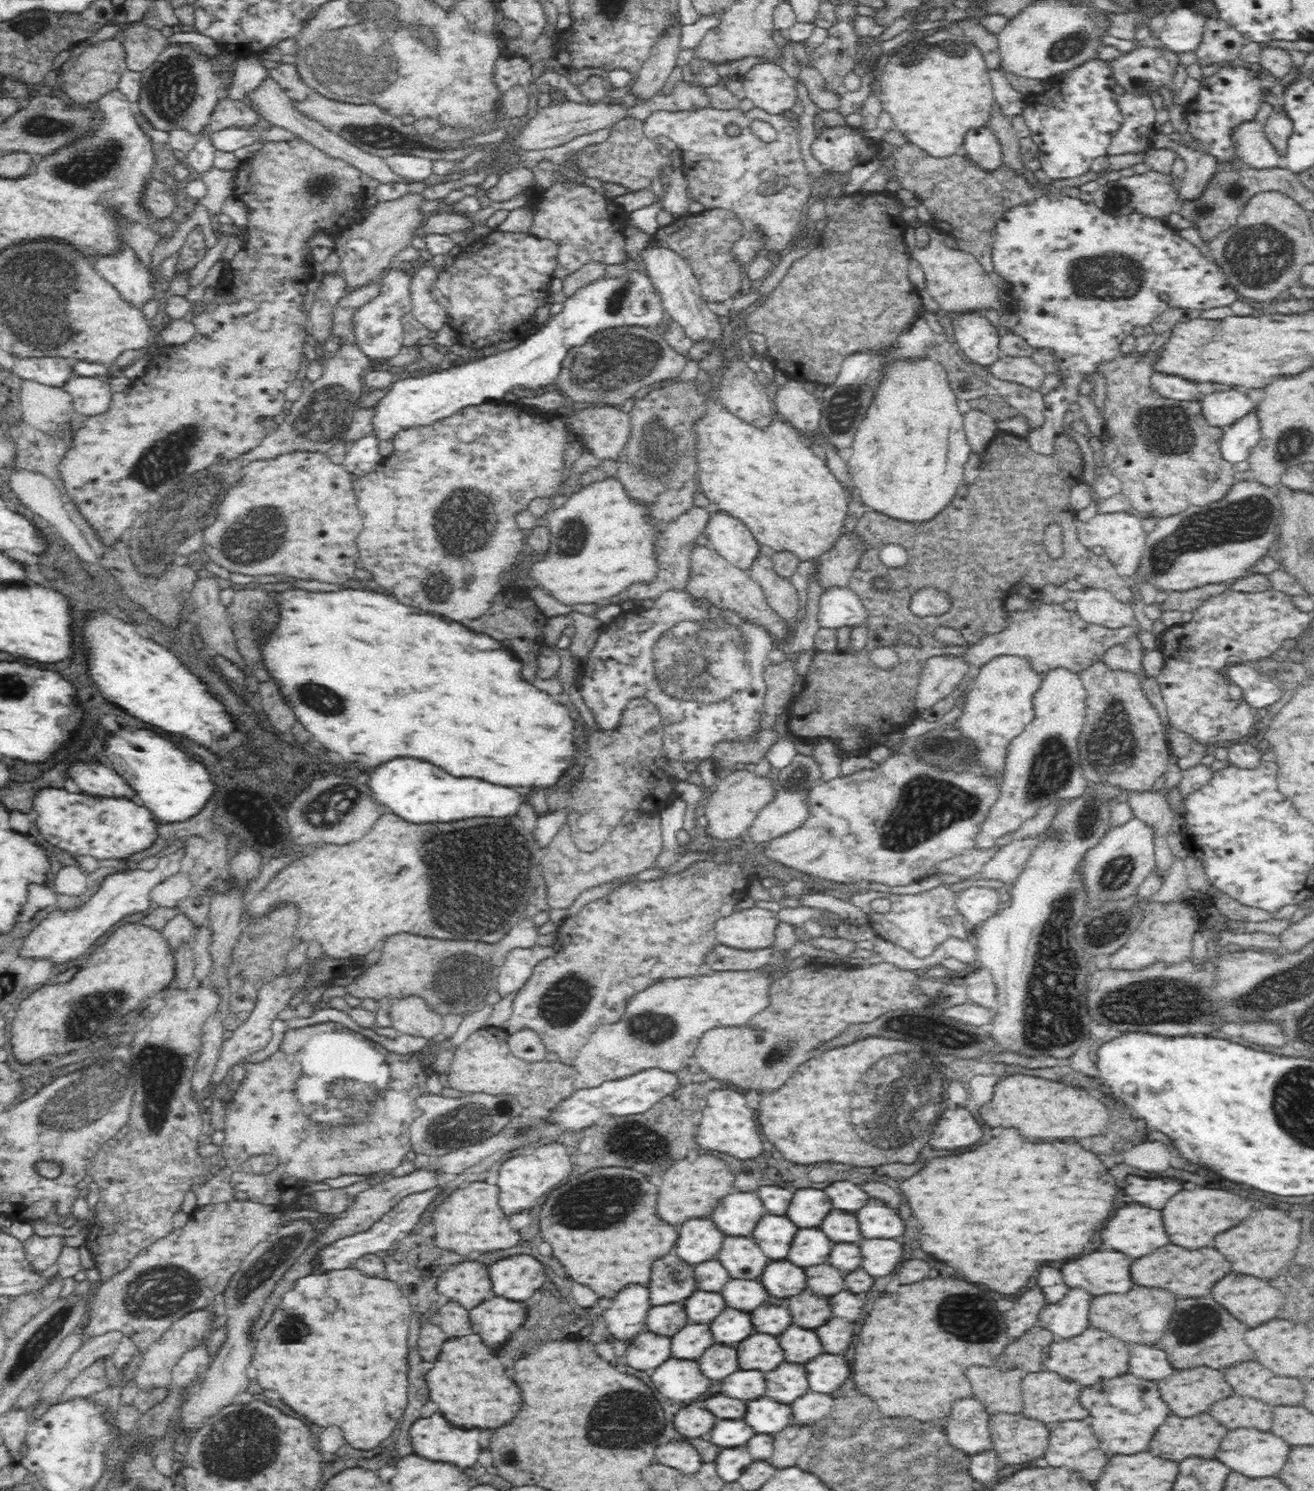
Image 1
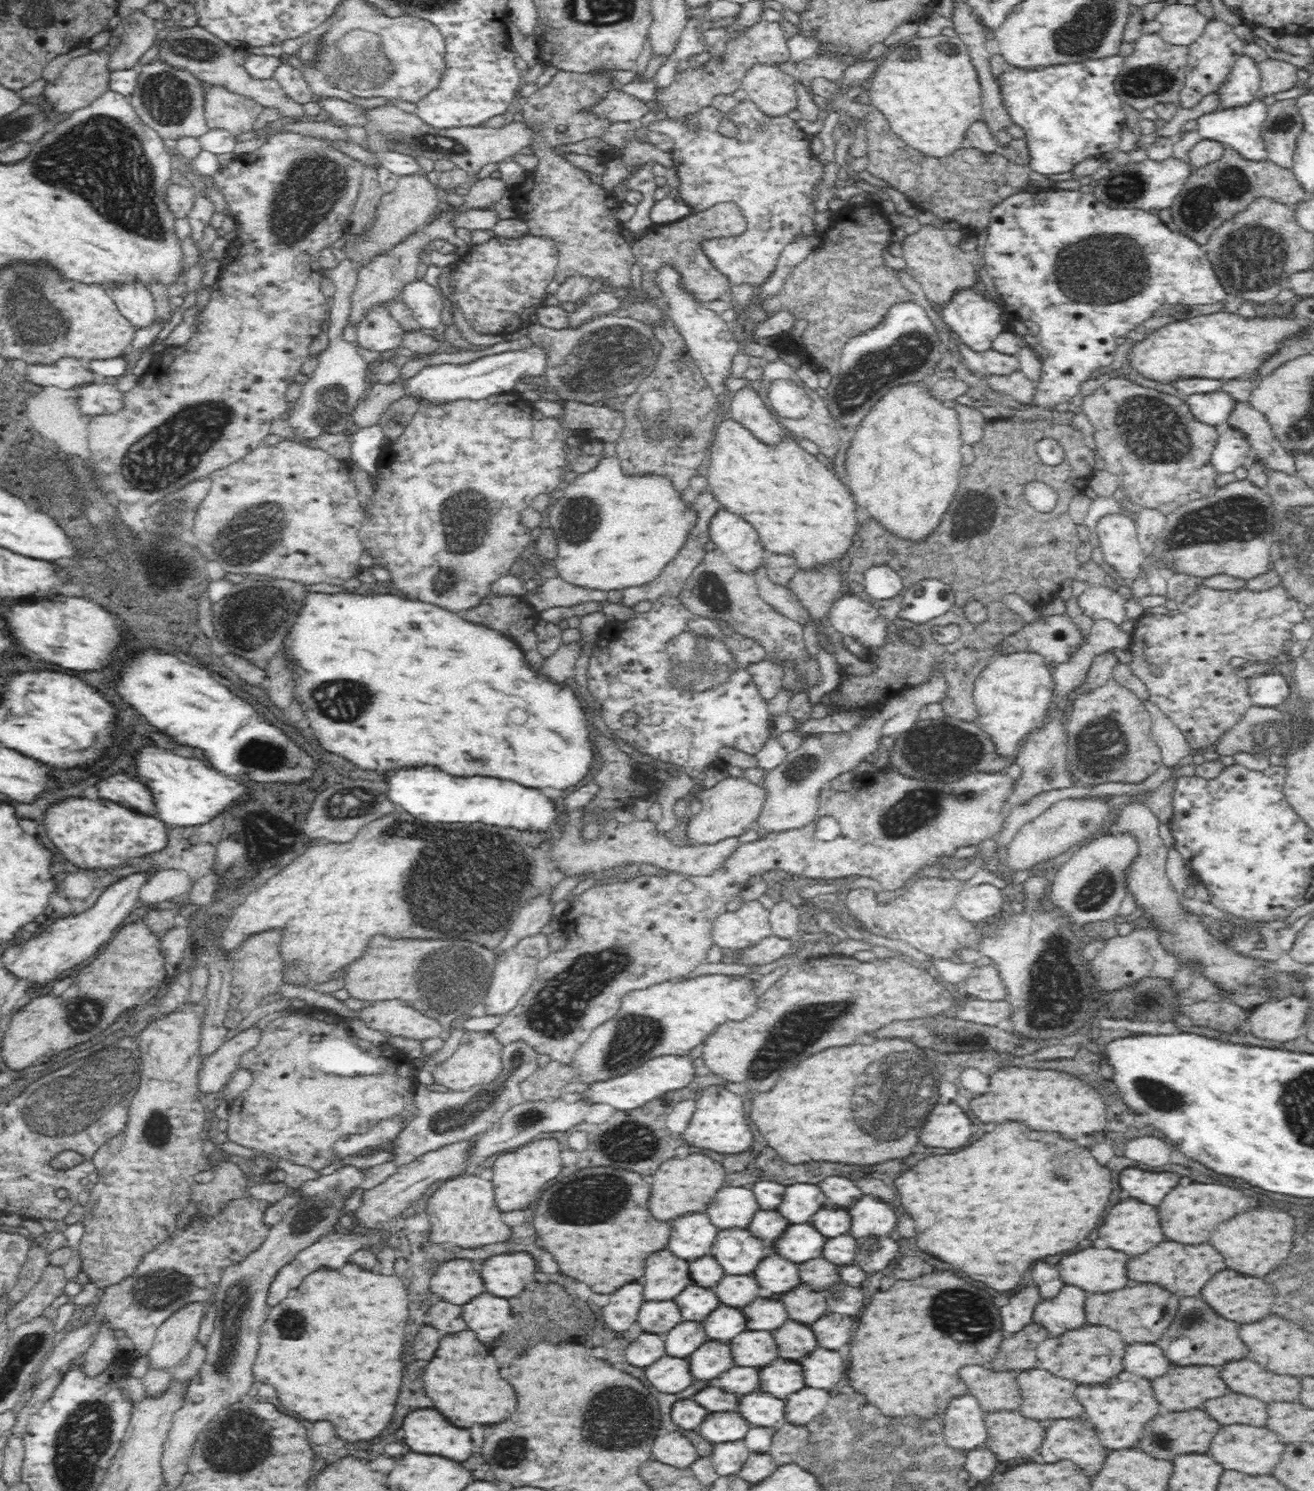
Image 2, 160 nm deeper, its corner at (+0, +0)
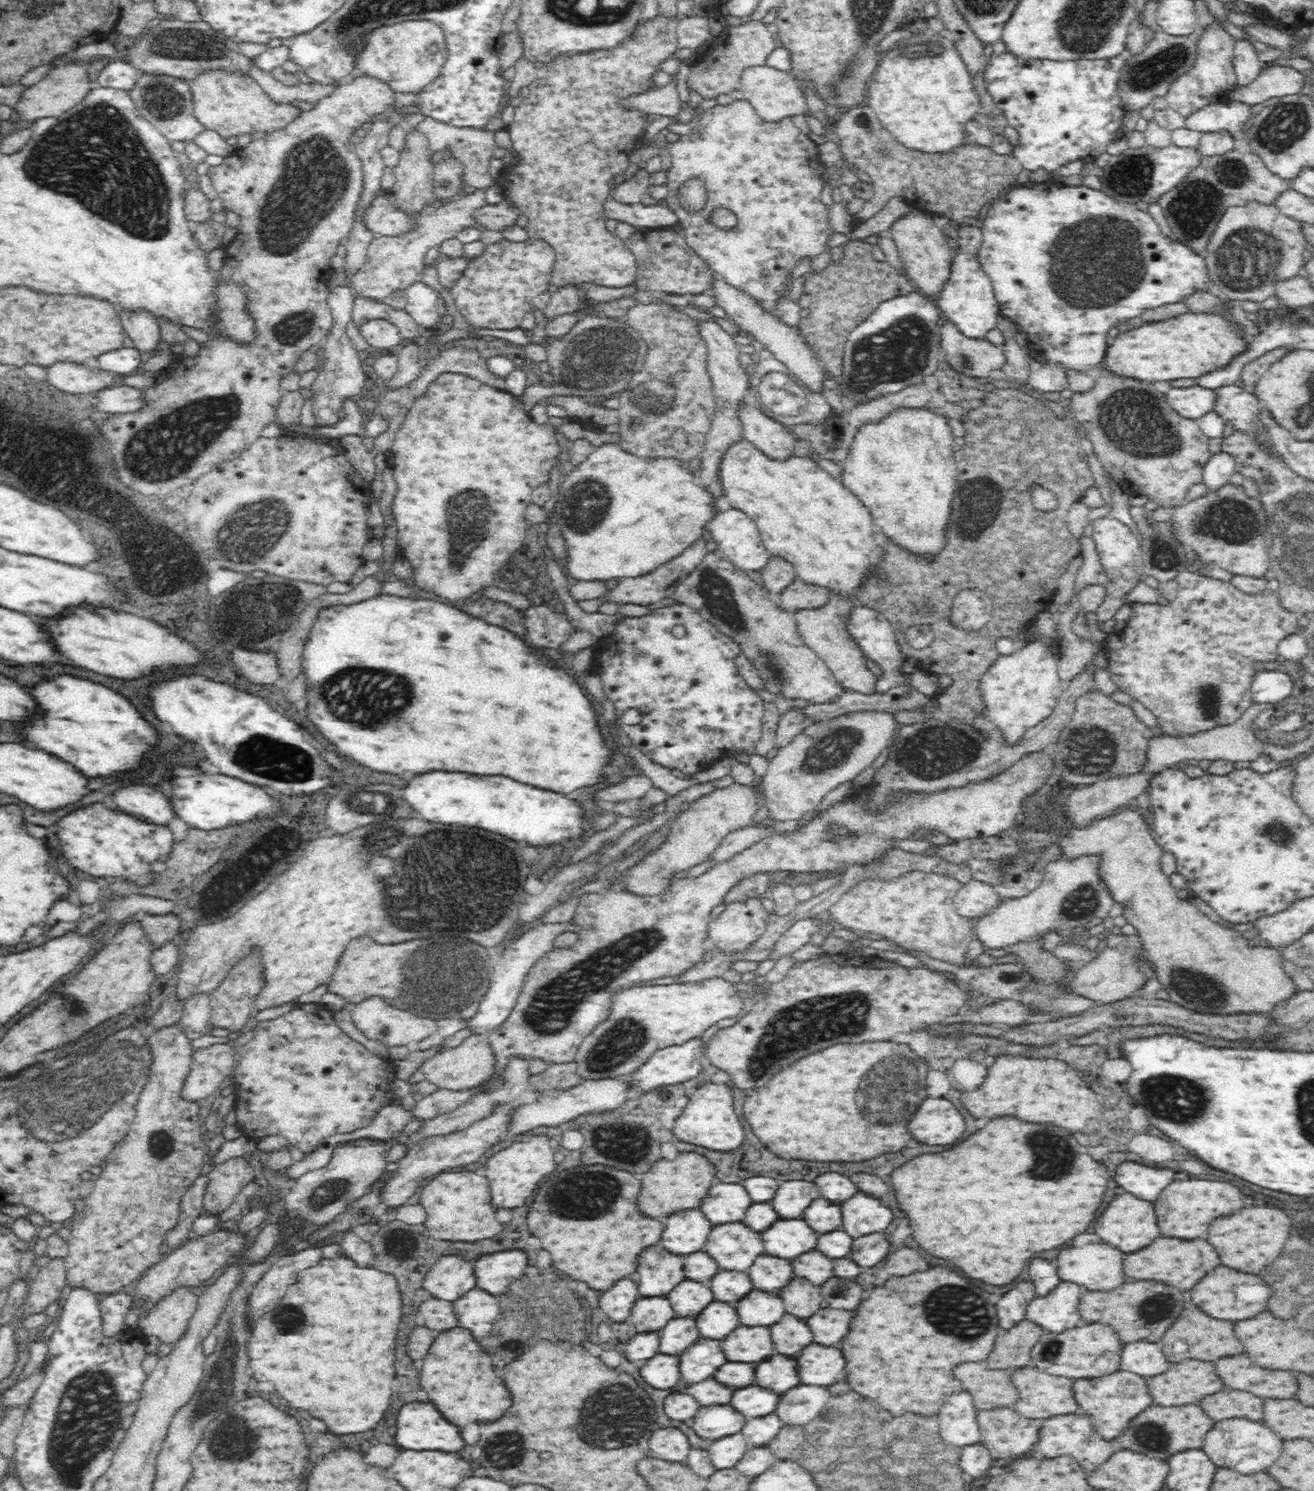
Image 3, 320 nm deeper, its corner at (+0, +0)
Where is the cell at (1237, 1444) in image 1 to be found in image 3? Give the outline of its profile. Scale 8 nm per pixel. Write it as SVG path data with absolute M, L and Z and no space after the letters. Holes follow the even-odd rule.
M1222 1420L1206 1434L1204 1440L1204 1452L1214 1460L1218 1466L1234 1468L1242 1474L1256 1474L1256 1472L1266 1472L1268 1466L1272 1466L1280 1454L1282 1454L1282 1440L1266 1426L1252 1422L1252 1420Z

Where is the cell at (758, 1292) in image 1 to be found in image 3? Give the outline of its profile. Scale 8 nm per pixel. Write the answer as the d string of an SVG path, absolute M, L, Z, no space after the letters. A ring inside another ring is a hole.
M719 1271L708 1283L716 1301L735 1304L750 1294L755 1287L747 1273Z

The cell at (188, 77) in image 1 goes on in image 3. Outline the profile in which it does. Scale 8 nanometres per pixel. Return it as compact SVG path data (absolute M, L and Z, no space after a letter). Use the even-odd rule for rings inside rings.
M142 72L129 95L141 117L163 134L165 141L194 141L207 128L194 116L194 95L185 78Z

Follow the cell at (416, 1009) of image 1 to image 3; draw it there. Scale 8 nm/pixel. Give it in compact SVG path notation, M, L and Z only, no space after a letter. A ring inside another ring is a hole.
M372 997L368 1000L350 1006L350 1014L355 1026L368 1038L382 1042L387 1047L415 1044L436 1034L437 1021L413 1014L409 1009L402 1009L382 997Z

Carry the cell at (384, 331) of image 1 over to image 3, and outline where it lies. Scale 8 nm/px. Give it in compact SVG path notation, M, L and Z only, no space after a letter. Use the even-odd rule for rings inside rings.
M384 319L367 320L359 330L373 351L386 352L392 346L403 343L398 327Z

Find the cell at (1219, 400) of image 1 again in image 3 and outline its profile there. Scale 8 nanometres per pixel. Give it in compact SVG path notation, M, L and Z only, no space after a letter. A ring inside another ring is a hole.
M1201 386L1171 387L1166 392L1166 399L1170 406L1189 419L1198 419L1207 416L1216 408L1218 395L1213 390Z

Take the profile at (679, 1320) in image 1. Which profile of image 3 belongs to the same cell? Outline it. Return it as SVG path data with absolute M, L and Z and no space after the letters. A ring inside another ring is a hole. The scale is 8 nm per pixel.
M641 1297L636 1300L628 1321L638 1333L658 1333L676 1314L668 1297Z

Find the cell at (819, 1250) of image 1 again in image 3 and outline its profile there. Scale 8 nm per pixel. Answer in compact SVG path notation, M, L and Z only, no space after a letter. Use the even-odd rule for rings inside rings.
M782 1218L776 1224L772 1224L768 1231L760 1233L764 1248L767 1250L766 1254L778 1258L785 1258L789 1261L798 1258L798 1256L802 1256L806 1252L810 1252L810 1250L816 1249L819 1235L803 1219L786 1220Z

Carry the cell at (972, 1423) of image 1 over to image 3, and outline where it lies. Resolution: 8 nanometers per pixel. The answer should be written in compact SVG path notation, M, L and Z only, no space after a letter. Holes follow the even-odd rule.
M968 1392L954 1394L940 1410L938 1437L952 1446L970 1446L978 1443L980 1427L974 1399Z

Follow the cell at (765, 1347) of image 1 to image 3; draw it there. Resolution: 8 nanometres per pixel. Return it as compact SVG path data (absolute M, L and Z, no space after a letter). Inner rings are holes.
M741 1325L719 1340L722 1350L730 1362L758 1364L774 1354L774 1344L770 1338L769 1327L750 1327Z

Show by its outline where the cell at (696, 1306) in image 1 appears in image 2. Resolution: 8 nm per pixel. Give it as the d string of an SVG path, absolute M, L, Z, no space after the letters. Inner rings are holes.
M696 1284L682 1290L674 1300L680 1307L684 1320L695 1323L702 1323L710 1312L714 1312L722 1304L712 1288L704 1288Z

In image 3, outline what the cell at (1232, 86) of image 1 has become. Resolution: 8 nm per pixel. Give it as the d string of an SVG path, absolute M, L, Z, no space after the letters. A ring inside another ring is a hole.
M1237 40L1234 46L1233 67L1235 70L1236 88L1248 86L1248 84L1256 80L1257 76L1262 72L1264 63L1258 59L1258 55L1252 45L1252 42L1249 42L1248 40Z

